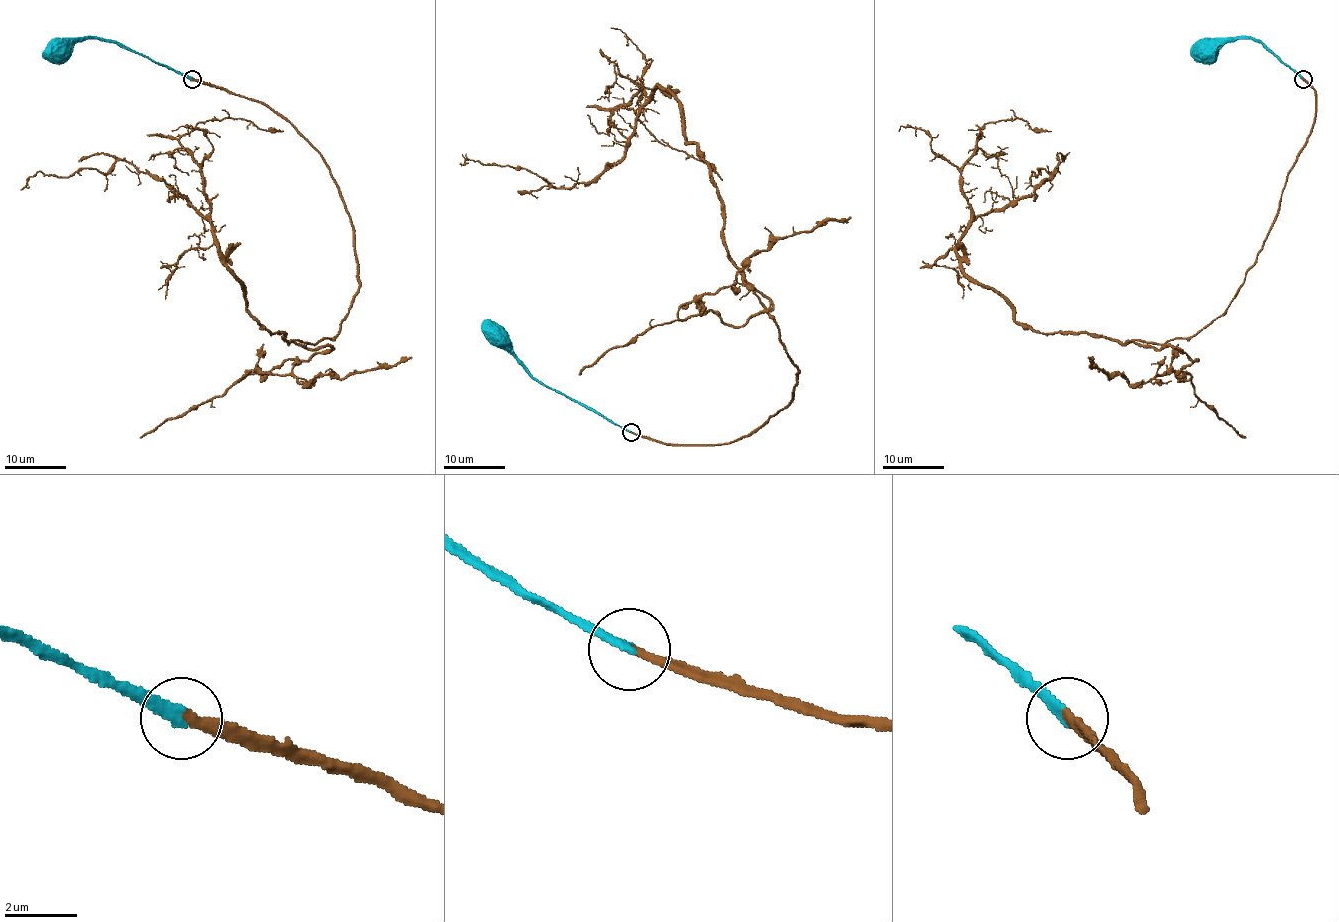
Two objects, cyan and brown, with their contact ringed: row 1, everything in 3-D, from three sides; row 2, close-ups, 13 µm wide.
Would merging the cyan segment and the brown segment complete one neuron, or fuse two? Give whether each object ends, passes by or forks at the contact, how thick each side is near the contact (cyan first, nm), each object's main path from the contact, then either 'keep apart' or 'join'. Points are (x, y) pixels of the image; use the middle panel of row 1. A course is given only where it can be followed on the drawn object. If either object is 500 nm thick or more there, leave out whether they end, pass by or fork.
cyan ends | brown ends | 280/280 nm | cyan via (630, 432), (548, 388), (491, 339), (490, 335), (496, 332) | brown via (630, 432), (726, 445), (797, 385), (729, 260), (682, 106), (661, 86), (624, 154), (571, 188), (459, 164) | join

